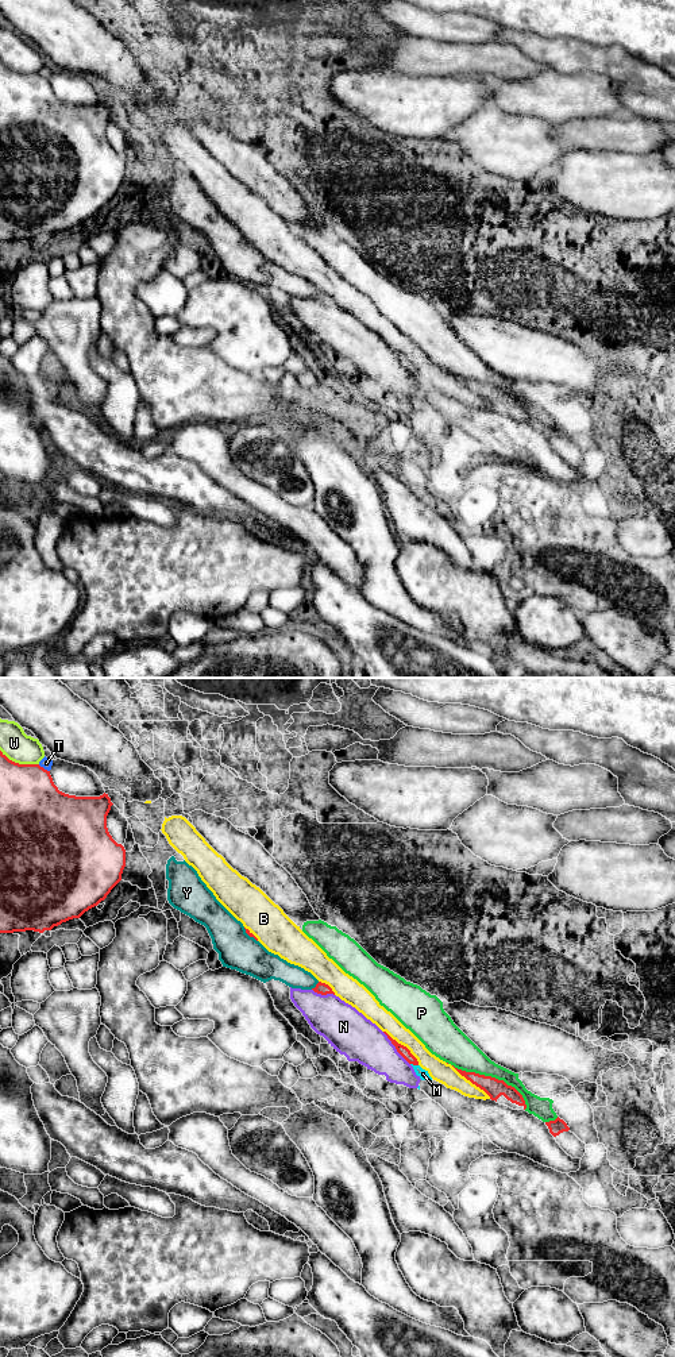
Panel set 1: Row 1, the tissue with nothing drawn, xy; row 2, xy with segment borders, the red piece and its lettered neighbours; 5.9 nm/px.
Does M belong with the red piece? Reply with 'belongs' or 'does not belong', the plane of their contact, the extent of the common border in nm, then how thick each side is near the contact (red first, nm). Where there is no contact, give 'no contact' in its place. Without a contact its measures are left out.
does not belong | xy | 50 nm | 60/60 nm

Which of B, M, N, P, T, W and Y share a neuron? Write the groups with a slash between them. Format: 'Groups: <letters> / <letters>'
Groups: B M N P Y / T / W

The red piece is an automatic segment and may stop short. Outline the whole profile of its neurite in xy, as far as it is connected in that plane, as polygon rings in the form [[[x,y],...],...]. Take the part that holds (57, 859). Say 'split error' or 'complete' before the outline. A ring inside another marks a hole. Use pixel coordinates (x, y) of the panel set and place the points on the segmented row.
complete; [[[0,751],[0,933],[43,933],[97,906],[122,880],[126,849],[108,832],[108,794],[76,797],[58,790],[50,771],[39,764],[19,764]]]

